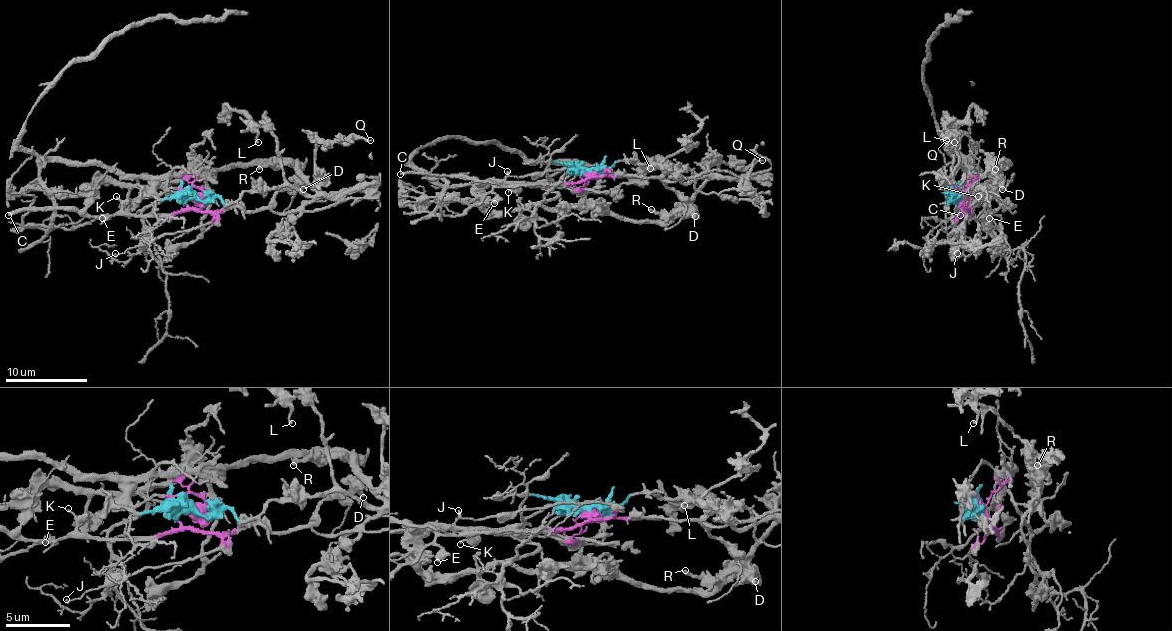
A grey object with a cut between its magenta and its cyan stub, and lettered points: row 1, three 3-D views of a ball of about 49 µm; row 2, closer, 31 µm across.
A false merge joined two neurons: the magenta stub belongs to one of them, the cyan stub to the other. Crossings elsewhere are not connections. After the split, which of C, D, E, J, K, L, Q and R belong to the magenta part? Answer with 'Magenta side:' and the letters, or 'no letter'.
Magenta side: C, E, J, K

